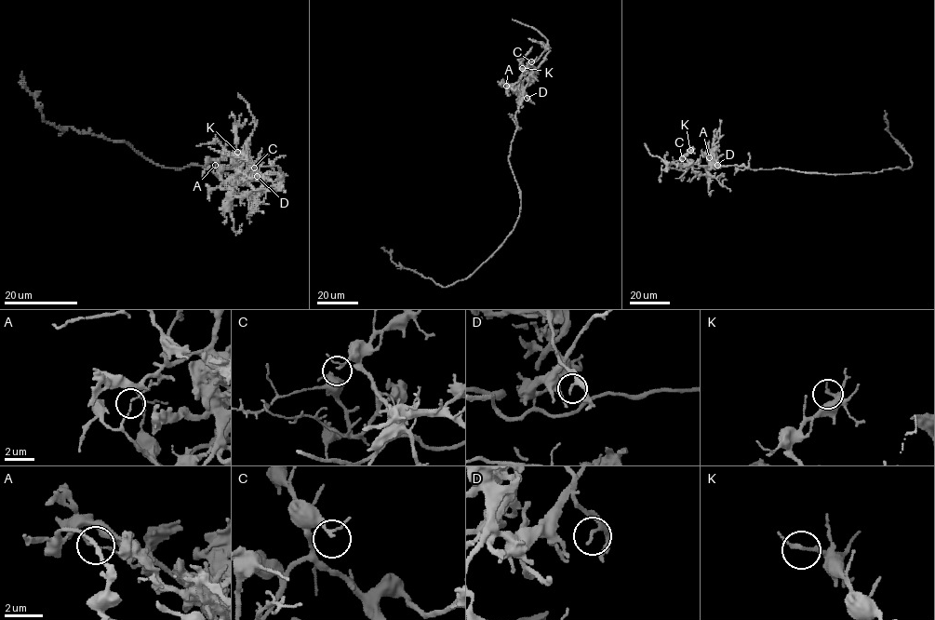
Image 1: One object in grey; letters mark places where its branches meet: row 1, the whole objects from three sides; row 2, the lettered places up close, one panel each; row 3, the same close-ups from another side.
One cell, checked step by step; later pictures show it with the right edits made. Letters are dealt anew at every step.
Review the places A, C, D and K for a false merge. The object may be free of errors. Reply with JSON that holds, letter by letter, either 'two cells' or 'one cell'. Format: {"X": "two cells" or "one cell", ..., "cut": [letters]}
{"A": "two cells", "C": "one cell", "D": "one cell", "K": "one cell", "cut": ["A"]}

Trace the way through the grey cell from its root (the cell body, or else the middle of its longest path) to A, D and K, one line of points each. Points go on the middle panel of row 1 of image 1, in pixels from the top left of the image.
A: (520, 199), (508, 157), (517, 129), (515, 114), (521, 90), (506, 86)
D: (520, 199), (508, 157), (517, 129), (515, 114), (521, 90), (527, 98)
K: (520, 199), (508, 157), (517, 129), (515, 114), (520, 92), (533, 81), (534, 71), (528, 64), (522, 68)

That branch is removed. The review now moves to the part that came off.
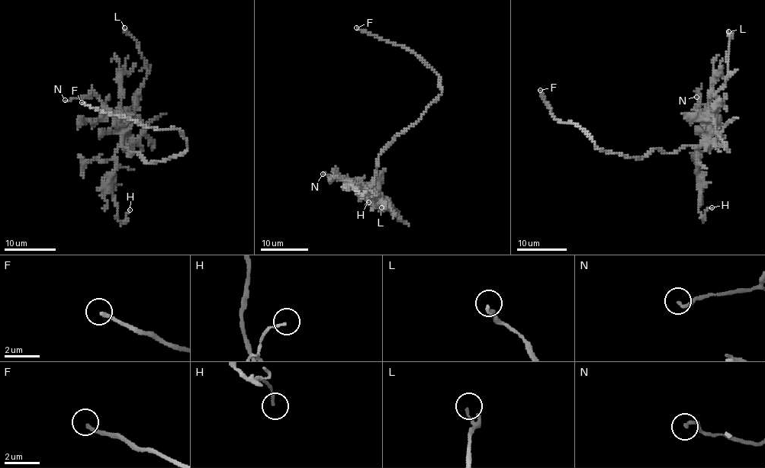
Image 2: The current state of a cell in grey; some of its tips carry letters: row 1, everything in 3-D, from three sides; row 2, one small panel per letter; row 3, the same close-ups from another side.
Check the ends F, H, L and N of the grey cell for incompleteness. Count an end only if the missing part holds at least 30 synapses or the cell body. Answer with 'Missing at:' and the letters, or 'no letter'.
Missing at: F

